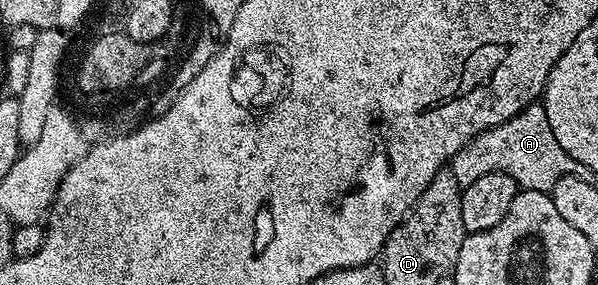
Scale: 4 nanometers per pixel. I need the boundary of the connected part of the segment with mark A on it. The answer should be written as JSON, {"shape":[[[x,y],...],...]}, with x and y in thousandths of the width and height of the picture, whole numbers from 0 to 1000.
{"shape":[[[895,358],[885,365],[876,386],[870,386],[870,400],[849,414],[849,428],[818,449],[814,463],[804,463],[793,488],[784,491],[759,547],[749,600],[759,614],[773,663],[789,653],[789,639],[796,639],[796,625],[809,611],[848,604],[866,642],[868,663],[881,674],[918,677],[930,653],[930,639],[936,639],[940,618],[955,614],[962,589],[958,554],[948,540],[943,512],[936,512],[936,498],[930,498],[930,470],[923,470],[923,442],[916,442],[916,400],[905,361]]]}

